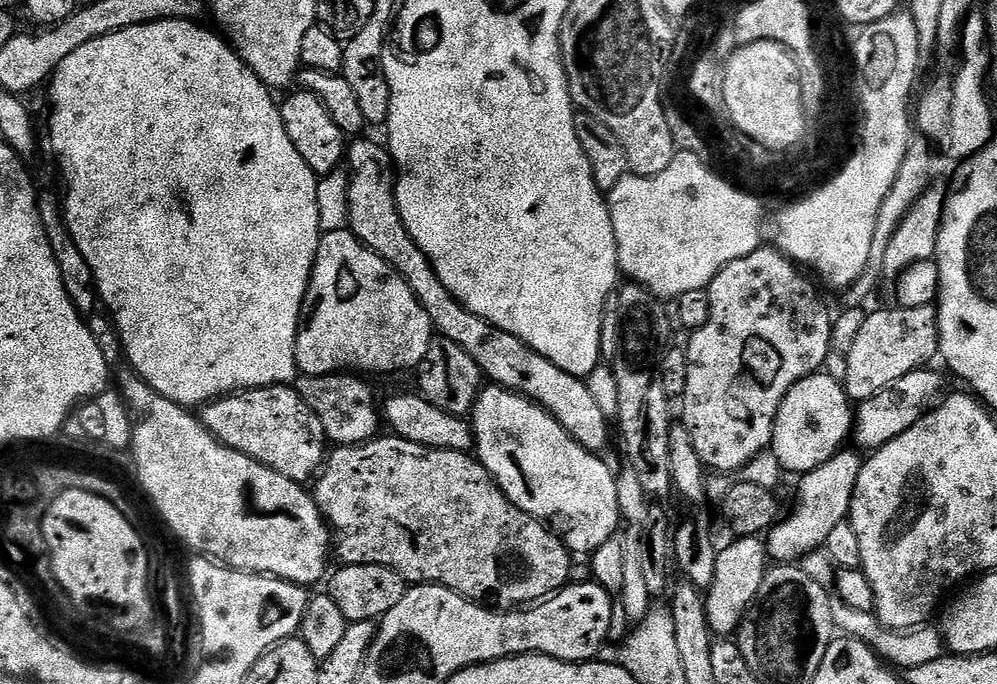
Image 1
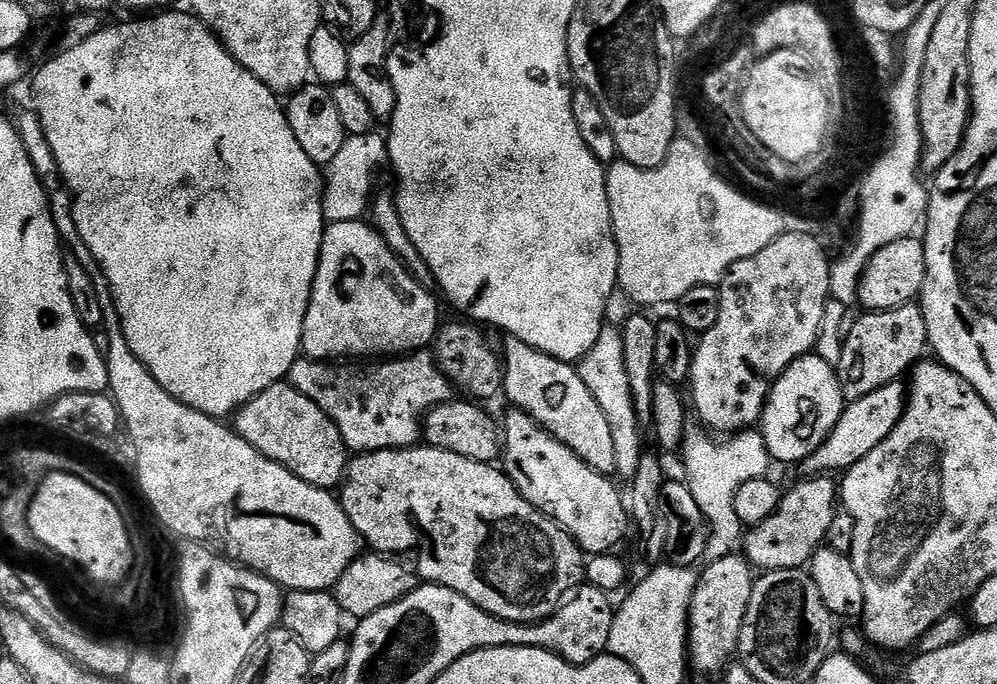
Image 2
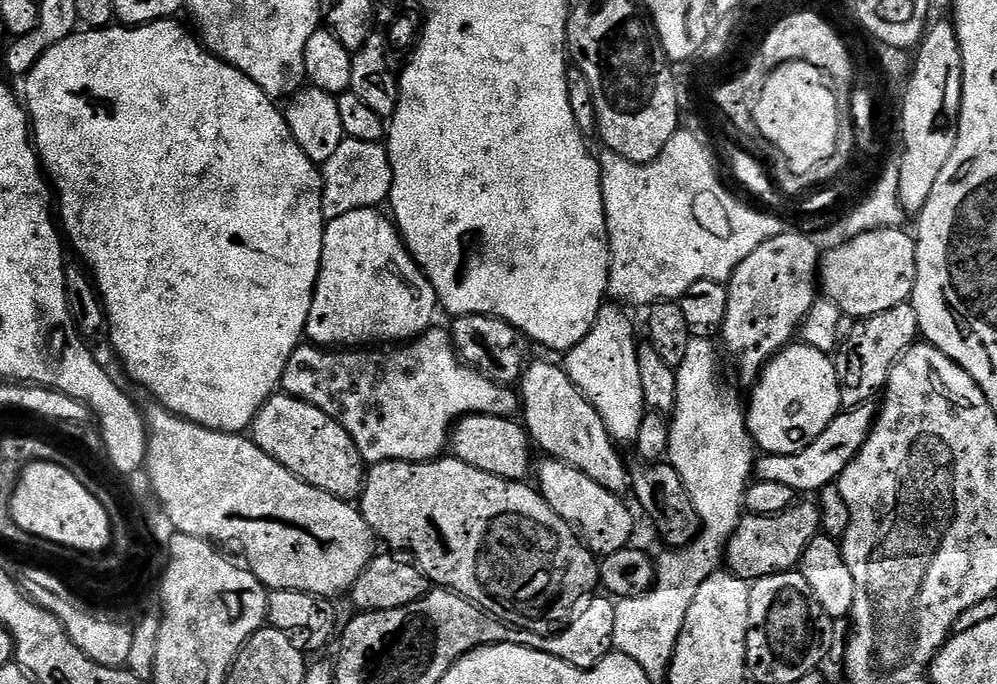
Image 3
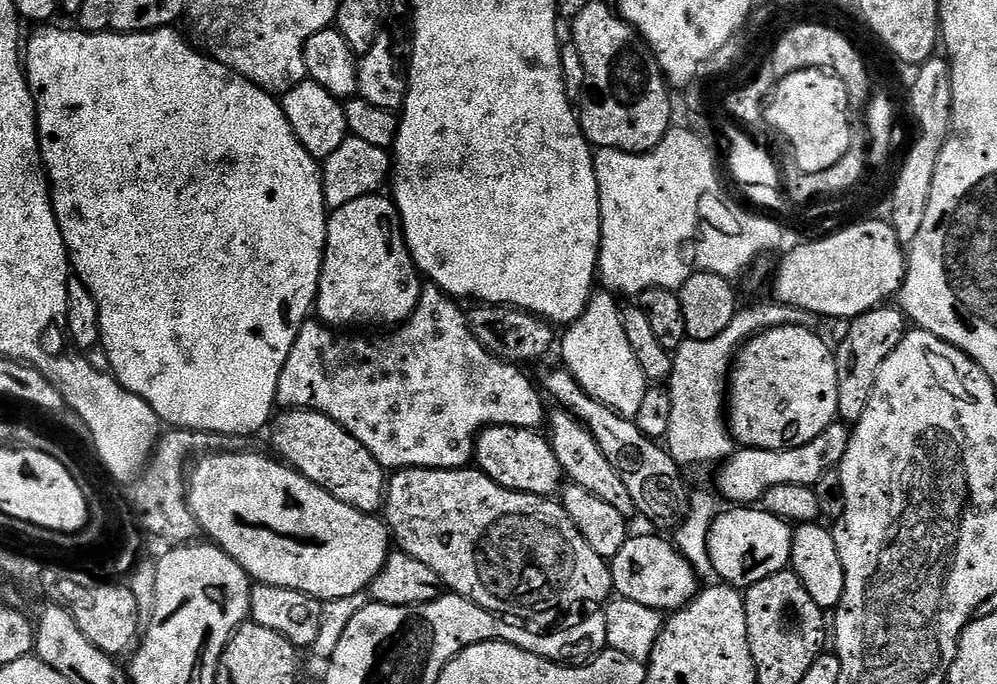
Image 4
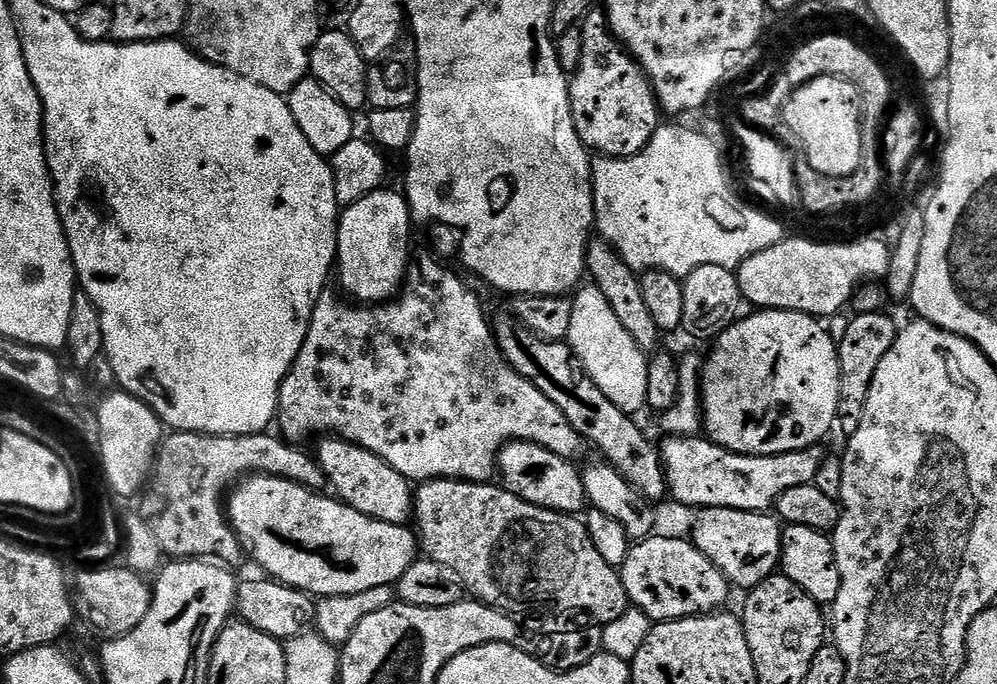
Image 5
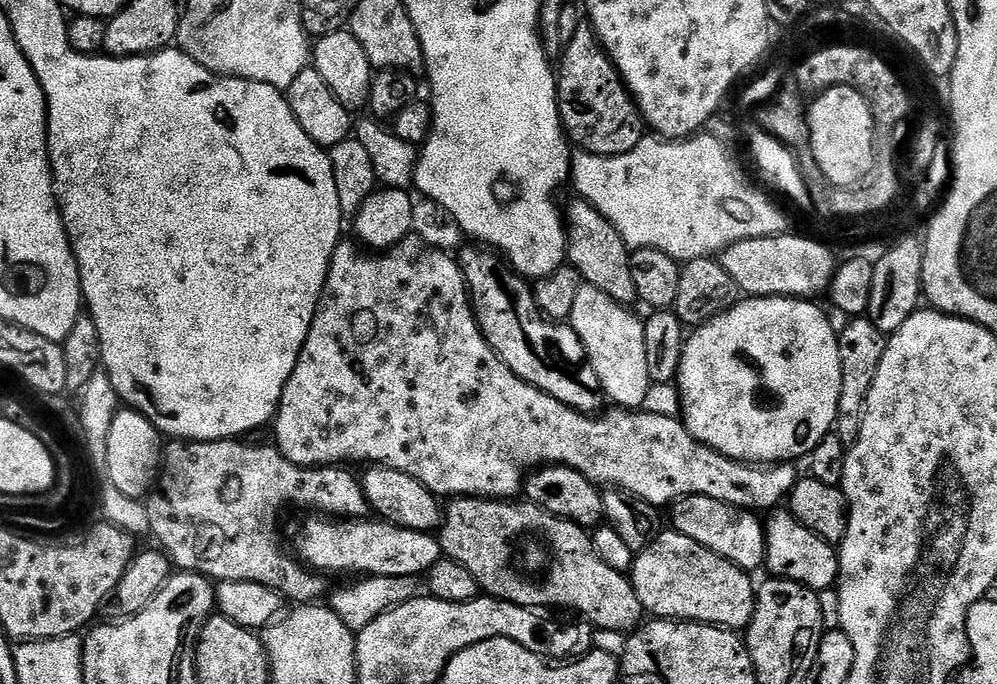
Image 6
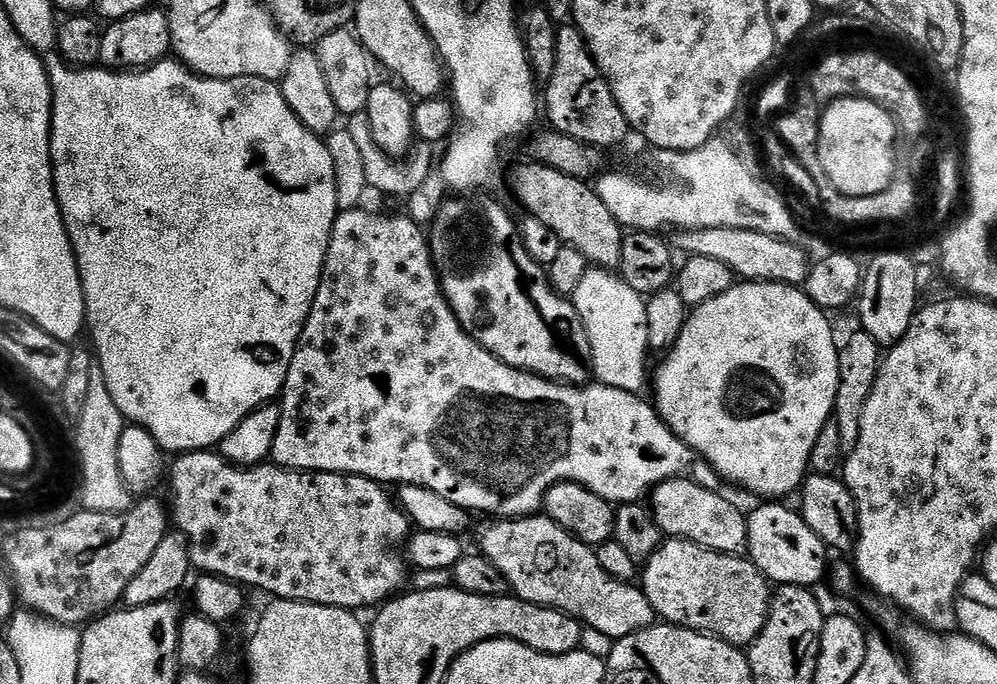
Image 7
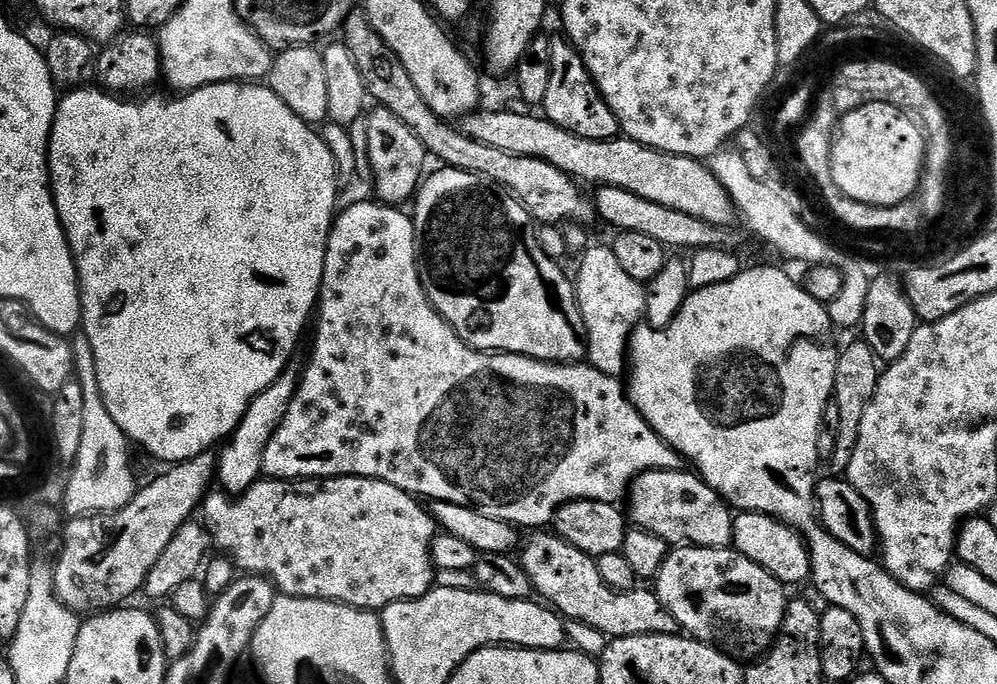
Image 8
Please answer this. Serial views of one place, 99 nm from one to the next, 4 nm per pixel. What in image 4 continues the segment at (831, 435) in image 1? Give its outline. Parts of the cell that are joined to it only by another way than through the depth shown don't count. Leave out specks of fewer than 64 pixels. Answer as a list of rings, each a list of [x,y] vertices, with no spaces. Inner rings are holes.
[[[787,324],[777,328],[766,328],[756,333],[743,348],[740,349],[730,373],[730,403],[726,408],[726,419],[732,434],[732,439],[737,445],[745,448],[797,448],[806,446],[818,434],[822,434],[837,419],[838,416],[838,370],[833,349],[828,349],[828,344],[816,332],[811,332],[811,327],[803,324]]]

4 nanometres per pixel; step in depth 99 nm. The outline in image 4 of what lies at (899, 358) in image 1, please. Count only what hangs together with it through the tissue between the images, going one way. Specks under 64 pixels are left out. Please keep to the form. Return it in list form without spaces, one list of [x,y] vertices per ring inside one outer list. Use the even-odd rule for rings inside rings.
[[[881,306],[871,308],[866,314],[856,317],[847,325],[848,333],[835,349],[836,369],[838,370],[838,416],[841,421],[855,426],[862,418],[866,406],[870,402],[870,394],[874,390],[874,382],[878,378],[878,370],[882,370],[882,362],[890,358],[890,354],[902,342],[905,332],[909,331],[910,321],[899,307]]]

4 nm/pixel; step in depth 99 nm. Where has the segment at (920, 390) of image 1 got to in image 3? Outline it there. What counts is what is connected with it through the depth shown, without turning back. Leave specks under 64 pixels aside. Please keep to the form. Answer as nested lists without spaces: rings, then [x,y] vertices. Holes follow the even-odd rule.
[[[872,402],[860,404],[851,410],[841,411],[839,416],[835,416],[832,419],[830,426],[826,426],[826,430],[822,434],[818,434],[818,438],[814,438],[814,442],[810,442],[810,446],[806,446],[806,450],[802,450],[798,454],[761,455],[756,462],[755,475],[762,480],[782,482],[782,486],[790,486],[798,494],[804,494],[804,492],[818,494],[828,484],[837,483],[841,474],[846,470],[846,466],[850,466],[850,462],[854,462],[854,458],[862,450],[868,435],[872,433],[872,426],[876,422],[877,411],[877,405]]]

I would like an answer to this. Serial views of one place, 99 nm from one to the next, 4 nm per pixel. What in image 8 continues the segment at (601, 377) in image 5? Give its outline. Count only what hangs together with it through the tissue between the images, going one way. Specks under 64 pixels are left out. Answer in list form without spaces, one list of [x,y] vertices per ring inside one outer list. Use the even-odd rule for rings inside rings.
[[[610,246],[604,248],[589,247],[579,257],[580,269],[574,272],[574,283],[576,286],[576,301],[580,303],[580,313],[584,323],[584,339],[588,342],[587,363],[597,368],[607,376],[623,377],[626,372],[626,357],[630,352],[630,341],[632,332],[644,320],[644,306],[646,303],[646,288],[630,274],[614,258],[614,250]]]

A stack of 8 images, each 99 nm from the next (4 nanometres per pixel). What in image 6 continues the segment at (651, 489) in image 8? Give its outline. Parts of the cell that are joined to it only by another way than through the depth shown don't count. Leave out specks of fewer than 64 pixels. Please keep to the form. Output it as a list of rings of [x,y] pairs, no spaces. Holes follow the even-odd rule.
[[[688,496],[684,500],[677,500],[671,505],[671,527],[686,538],[694,538],[706,550],[734,562],[743,572],[755,573],[755,568],[765,567],[764,555],[766,542],[764,541],[764,525],[761,517],[755,511],[741,510],[732,504],[718,502],[714,498],[705,496]]]

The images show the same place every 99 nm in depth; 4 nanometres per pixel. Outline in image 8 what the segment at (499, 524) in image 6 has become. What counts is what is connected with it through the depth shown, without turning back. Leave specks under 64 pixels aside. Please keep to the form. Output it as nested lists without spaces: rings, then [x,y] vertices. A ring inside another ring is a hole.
[[[540,530],[529,536],[532,537],[529,538],[528,545],[526,545],[527,540],[523,545],[523,548],[525,547],[524,556],[522,555],[524,569],[530,578],[533,589],[539,595],[541,592],[545,596],[543,599],[561,616],[568,620],[586,622],[586,626],[594,626],[594,630],[602,630],[602,634],[606,634],[610,638],[617,636],[645,636],[646,634],[674,636],[681,631],[680,624],[674,618],[674,614],[670,614],[670,610],[666,610],[666,606],[662,606],[662,602],[656,596],[655,591],[648,589],[647,592],[644,589],[647,587],[637,586],[631,592],[618,592],[609,586],[606,578],[602,578],[596,560],[587,556],[582,550],[578,550],[578,546],[570,546],[570,542],[566,542],[562,537],[548,530]]]

